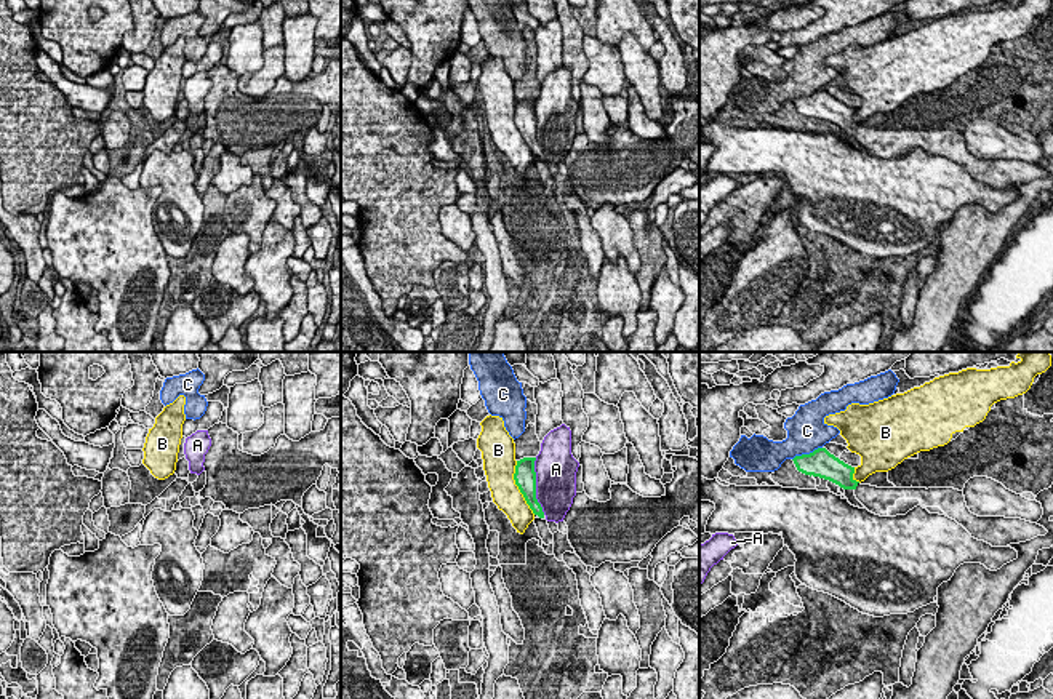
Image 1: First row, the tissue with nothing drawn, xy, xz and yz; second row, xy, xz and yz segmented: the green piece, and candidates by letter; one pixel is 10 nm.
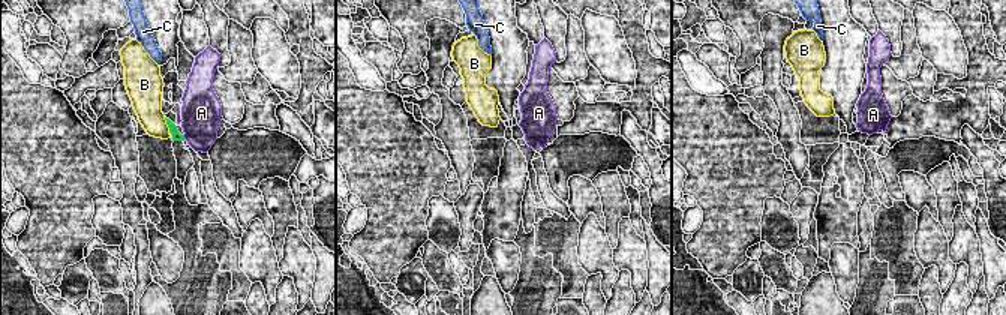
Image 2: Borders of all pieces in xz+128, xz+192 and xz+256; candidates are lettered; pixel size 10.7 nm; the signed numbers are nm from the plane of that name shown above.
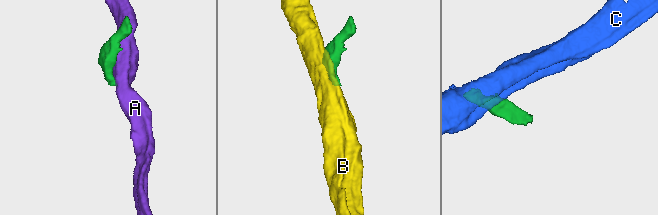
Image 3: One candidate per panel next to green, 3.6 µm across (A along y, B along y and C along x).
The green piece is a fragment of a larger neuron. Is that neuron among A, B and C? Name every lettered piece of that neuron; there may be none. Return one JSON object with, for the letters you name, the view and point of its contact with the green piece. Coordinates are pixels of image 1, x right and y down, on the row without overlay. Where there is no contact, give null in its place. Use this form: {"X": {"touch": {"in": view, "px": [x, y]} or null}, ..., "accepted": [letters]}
{"accepted": []}

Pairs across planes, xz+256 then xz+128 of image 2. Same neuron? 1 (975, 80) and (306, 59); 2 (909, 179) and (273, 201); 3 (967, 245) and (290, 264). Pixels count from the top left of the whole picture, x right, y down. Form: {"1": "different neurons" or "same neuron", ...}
{"1": "same neuron", "2": "different neurons", "3": "same neuron"}

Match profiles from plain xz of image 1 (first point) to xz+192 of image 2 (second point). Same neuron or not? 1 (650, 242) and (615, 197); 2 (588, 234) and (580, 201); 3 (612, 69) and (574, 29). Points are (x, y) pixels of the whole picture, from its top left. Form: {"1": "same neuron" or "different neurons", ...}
{"1": "same neuron", "2": "different neurons", "3": "same neuron"}

